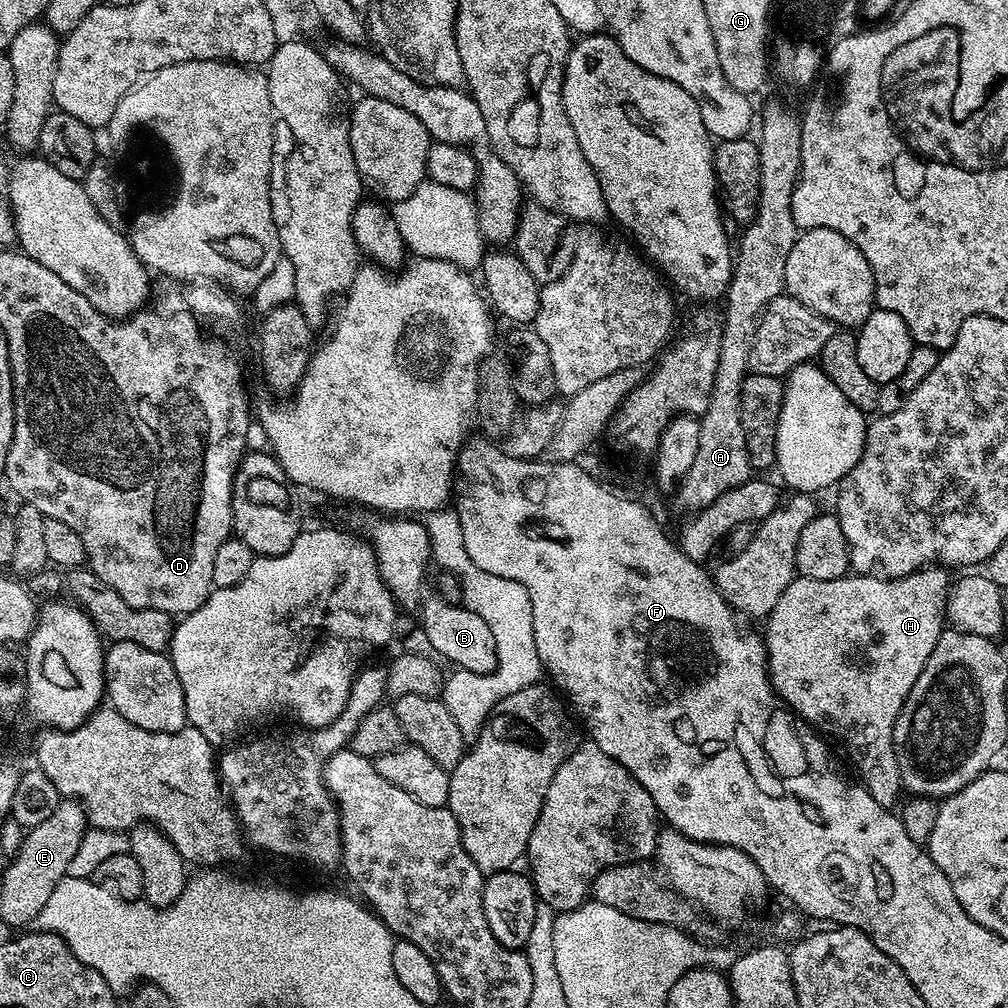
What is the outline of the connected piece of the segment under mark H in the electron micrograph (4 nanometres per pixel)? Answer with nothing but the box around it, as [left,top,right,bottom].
[762,566,949,809]

